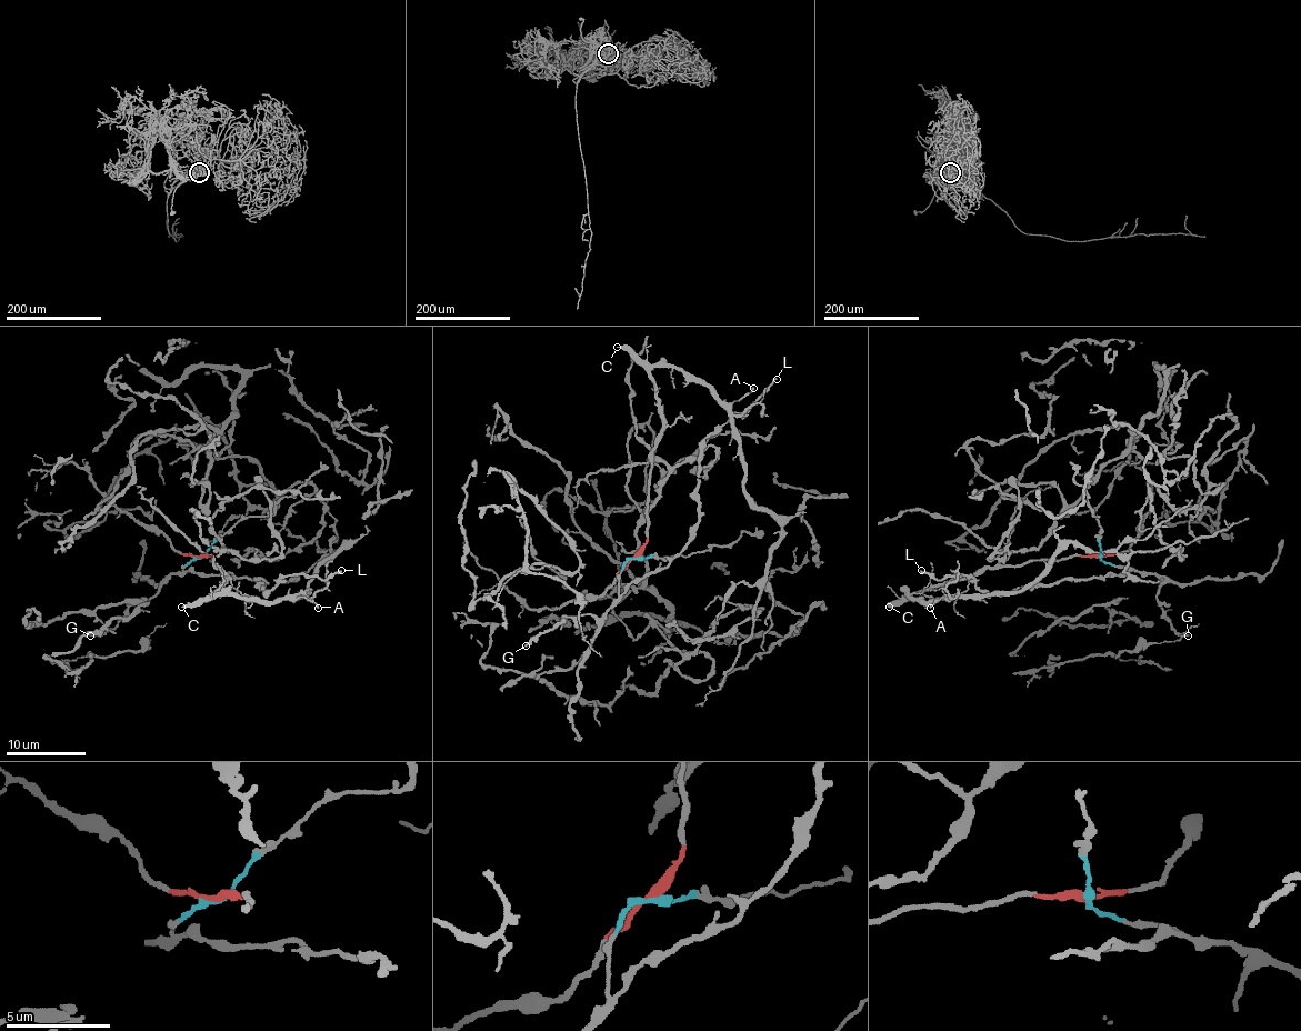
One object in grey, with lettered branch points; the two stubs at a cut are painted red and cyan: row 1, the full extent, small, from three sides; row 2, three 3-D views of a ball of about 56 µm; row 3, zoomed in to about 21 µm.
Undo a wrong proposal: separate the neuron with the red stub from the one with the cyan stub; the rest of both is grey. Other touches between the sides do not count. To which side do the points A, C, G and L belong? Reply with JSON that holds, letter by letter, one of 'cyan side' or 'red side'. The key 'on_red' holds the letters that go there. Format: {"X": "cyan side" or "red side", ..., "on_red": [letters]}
{"A": "red side", "C": "red side", "G": "cyan side", "L": "cyan side", "on_red": ["A", "C"]}

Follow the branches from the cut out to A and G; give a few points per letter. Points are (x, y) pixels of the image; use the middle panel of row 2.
A: (636, 558), (648, 538), (651, 450), (663, 422), (649, 372), (677, 366), (723, 402), (739, 400), (753, 388)
G: (636, 558), (626, 563), (619, 576), (616, 603), (601, 618), (589, 613), (568, 616), (526, 646)

